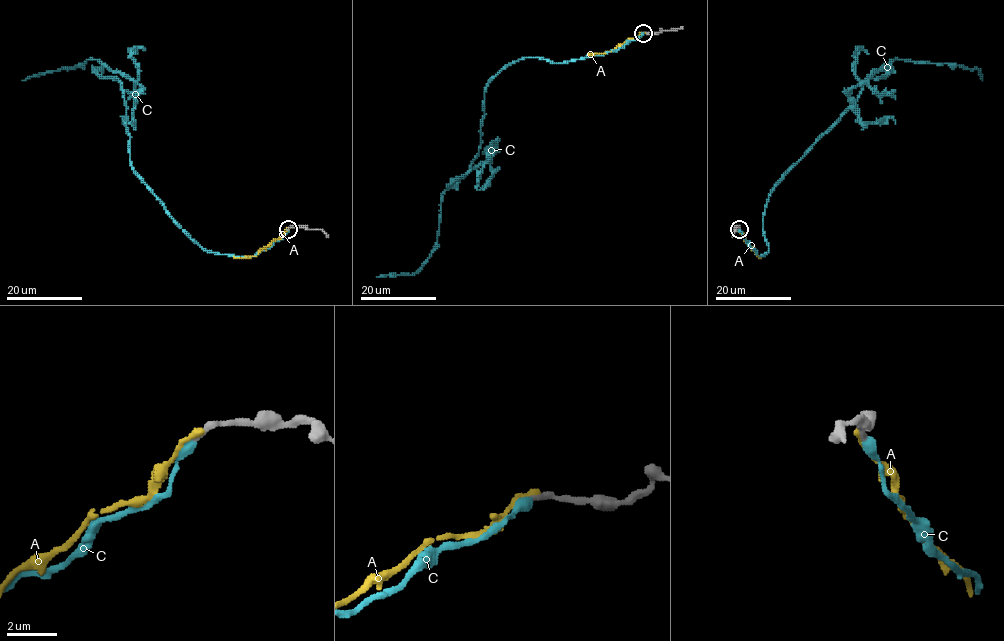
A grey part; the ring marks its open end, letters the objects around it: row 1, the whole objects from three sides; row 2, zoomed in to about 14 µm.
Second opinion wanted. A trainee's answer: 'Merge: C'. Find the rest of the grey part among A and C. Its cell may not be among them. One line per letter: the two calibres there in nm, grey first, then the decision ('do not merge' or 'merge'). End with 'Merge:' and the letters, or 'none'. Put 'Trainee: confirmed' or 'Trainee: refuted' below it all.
A: 280 nm thick on the grey side, 220 nm on the other; do not merge
C: 240 nm thick on the grey side, 440 nm on the other; merge
Merge: C
Trainee: confirmed

